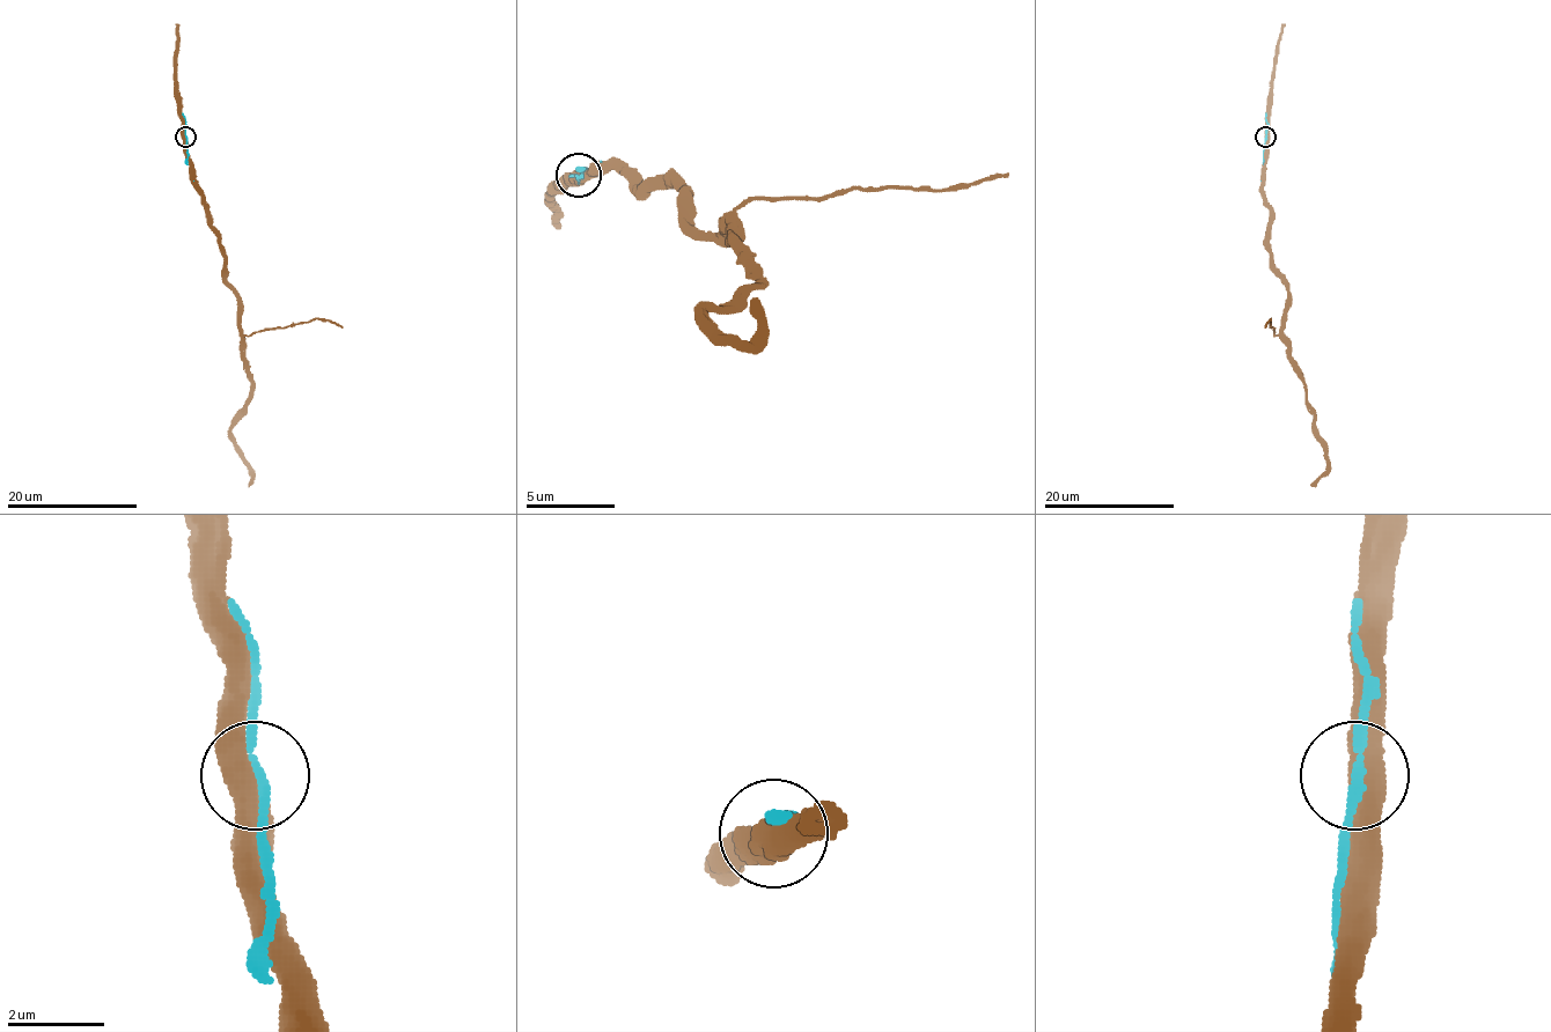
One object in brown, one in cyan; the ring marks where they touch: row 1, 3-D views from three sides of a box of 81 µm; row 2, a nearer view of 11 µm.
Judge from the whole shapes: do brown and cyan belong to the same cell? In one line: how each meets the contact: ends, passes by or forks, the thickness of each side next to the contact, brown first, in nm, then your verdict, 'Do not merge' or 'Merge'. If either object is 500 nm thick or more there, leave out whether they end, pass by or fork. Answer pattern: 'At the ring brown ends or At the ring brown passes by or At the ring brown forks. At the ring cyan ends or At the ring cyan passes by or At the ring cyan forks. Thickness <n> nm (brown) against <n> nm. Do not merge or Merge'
Thickness 500 nm (brown) against 180 nm. Merge

